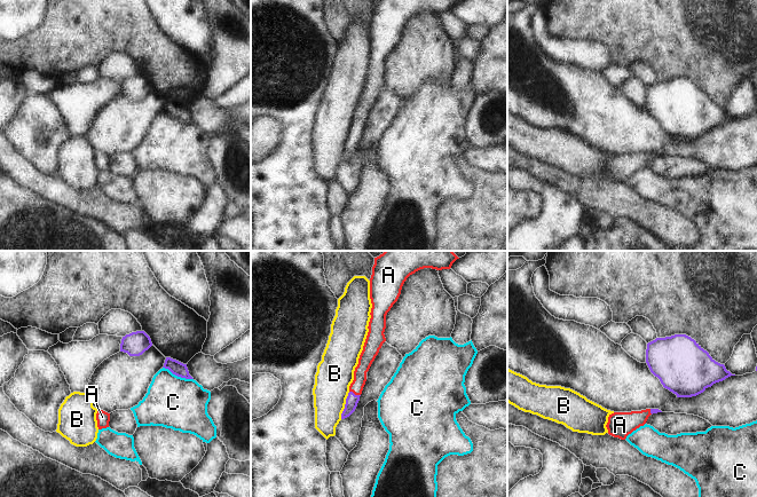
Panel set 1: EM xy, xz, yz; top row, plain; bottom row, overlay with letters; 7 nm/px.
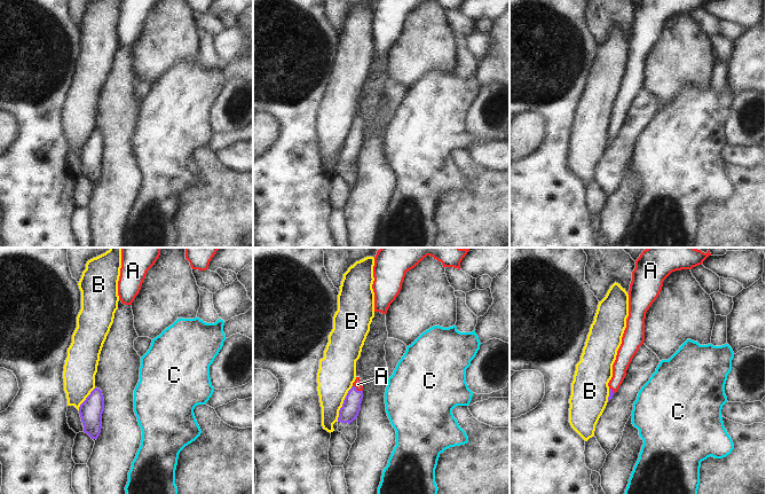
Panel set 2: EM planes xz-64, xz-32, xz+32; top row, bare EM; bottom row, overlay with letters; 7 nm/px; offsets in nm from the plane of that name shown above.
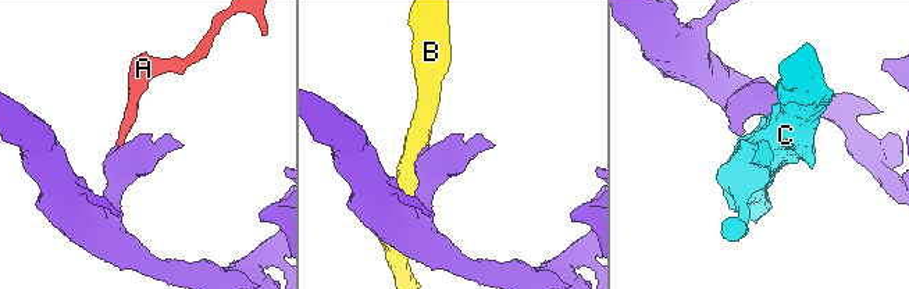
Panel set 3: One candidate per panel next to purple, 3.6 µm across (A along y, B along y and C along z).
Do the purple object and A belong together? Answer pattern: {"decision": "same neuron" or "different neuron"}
{"decision": "same neuron"}

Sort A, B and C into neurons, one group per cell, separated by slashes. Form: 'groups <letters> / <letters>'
groups A / B / C

